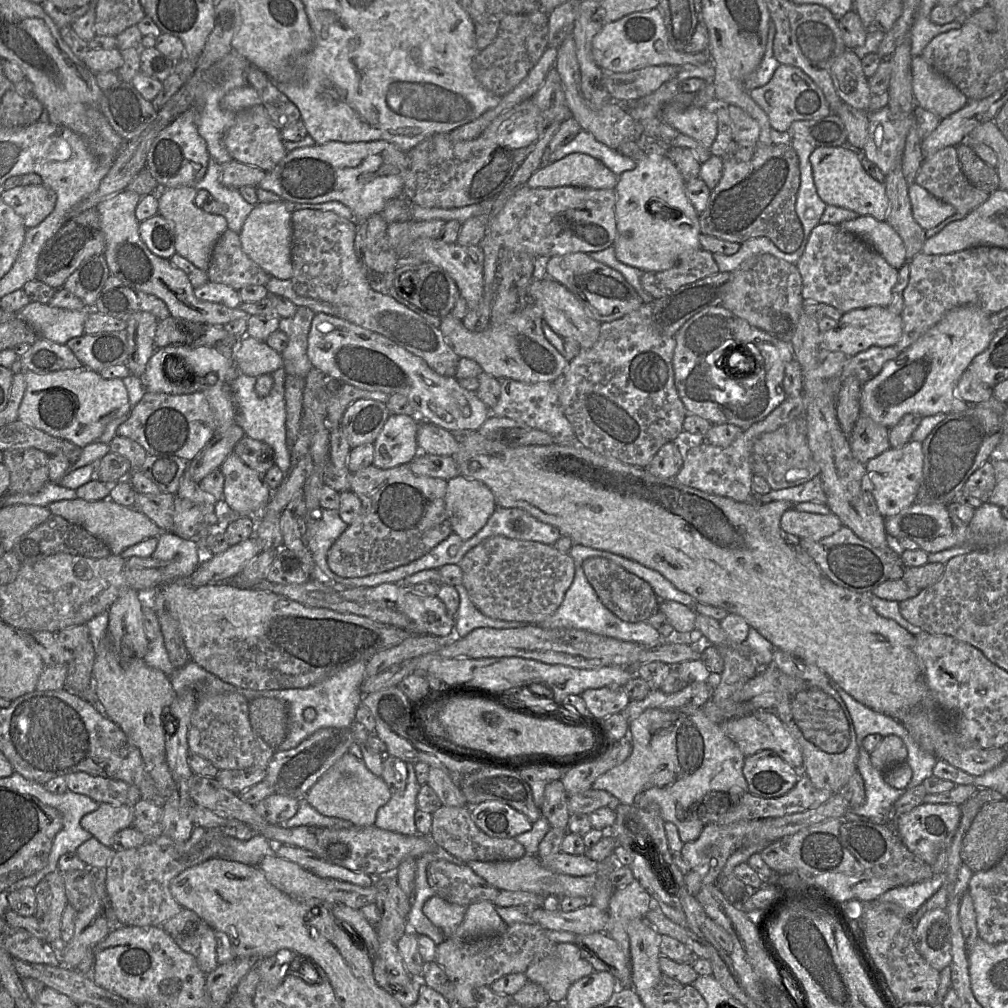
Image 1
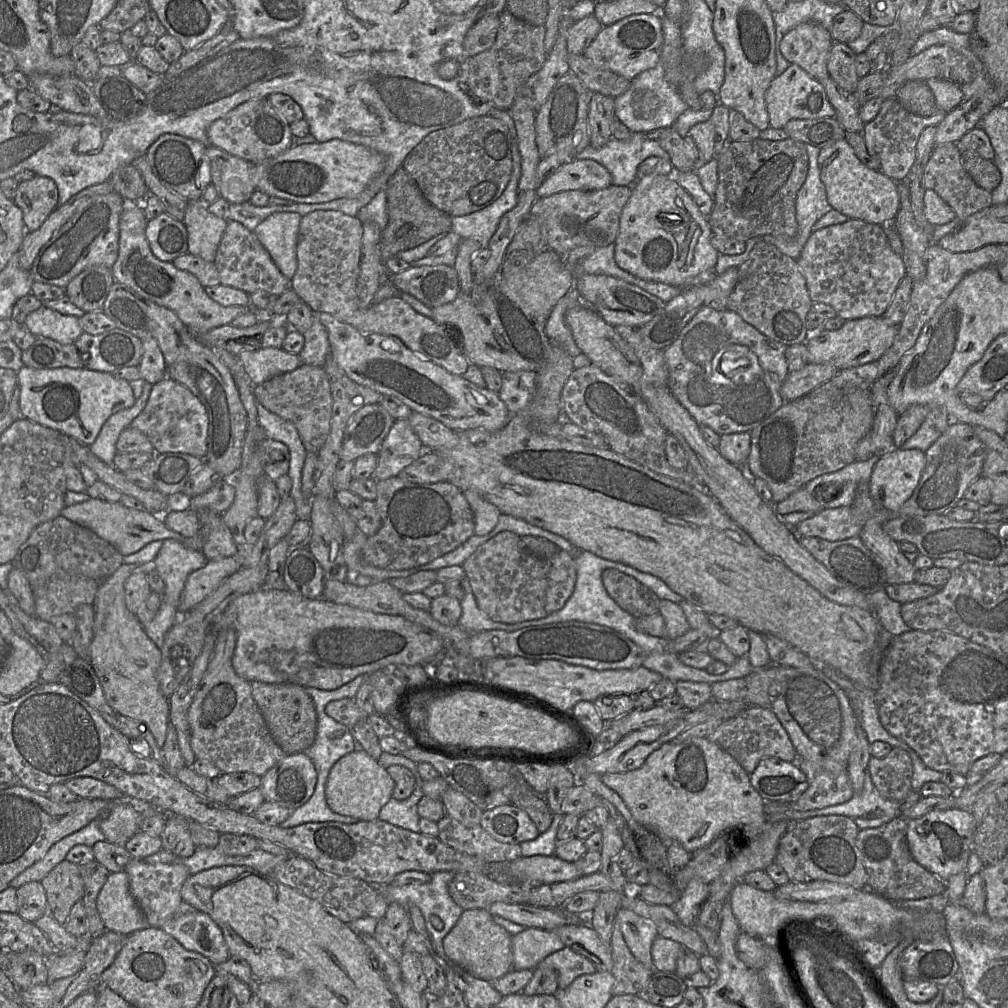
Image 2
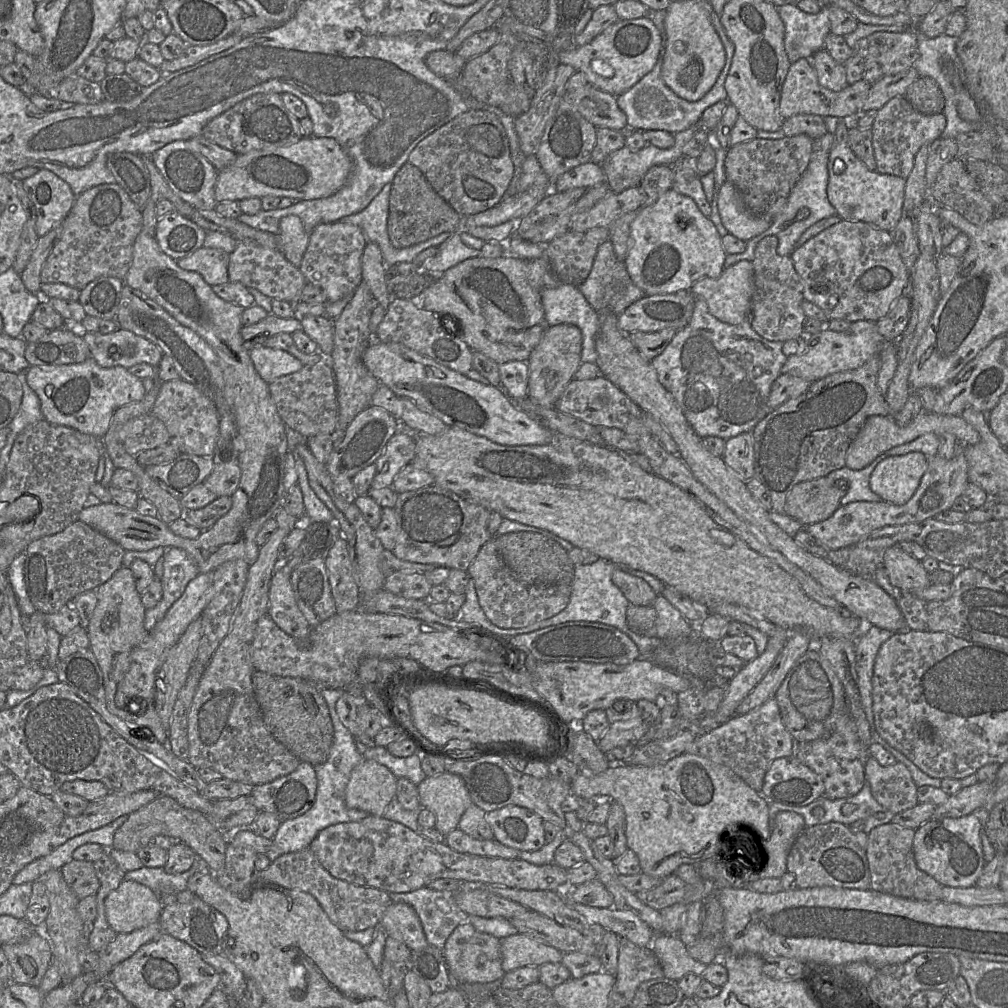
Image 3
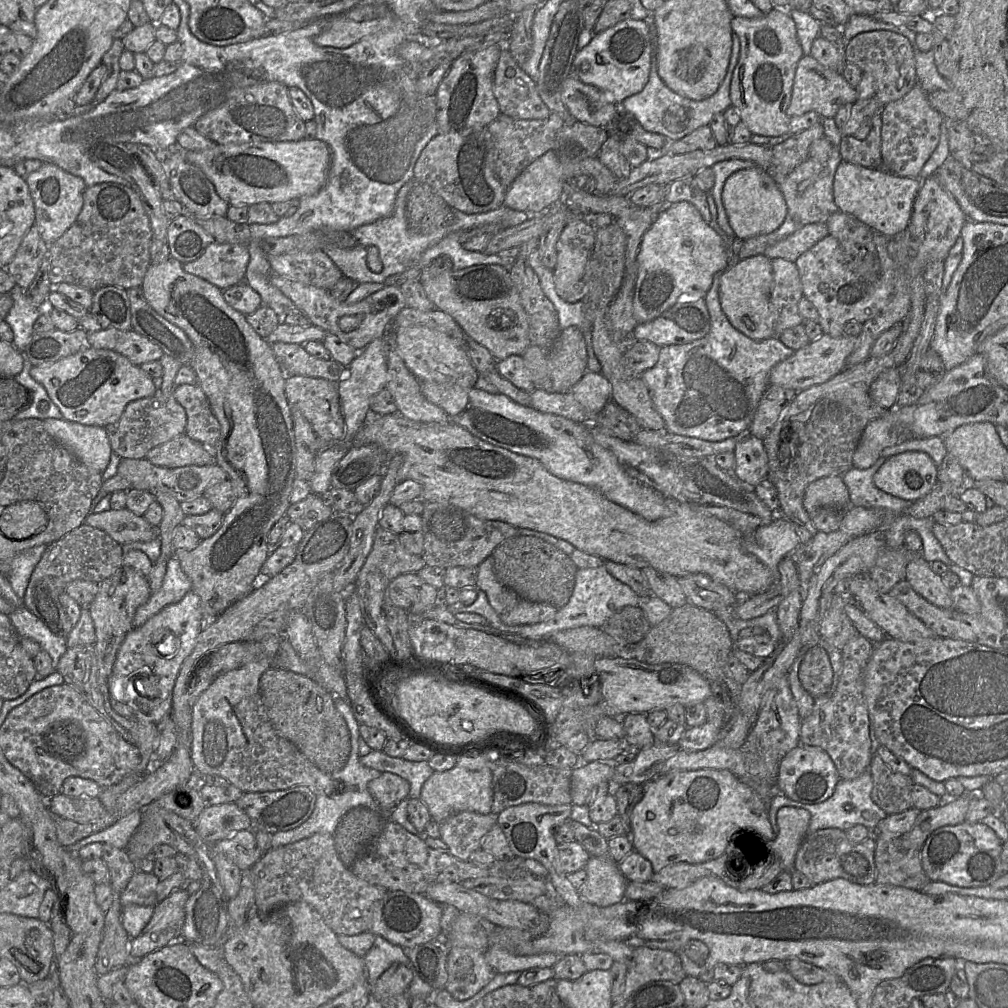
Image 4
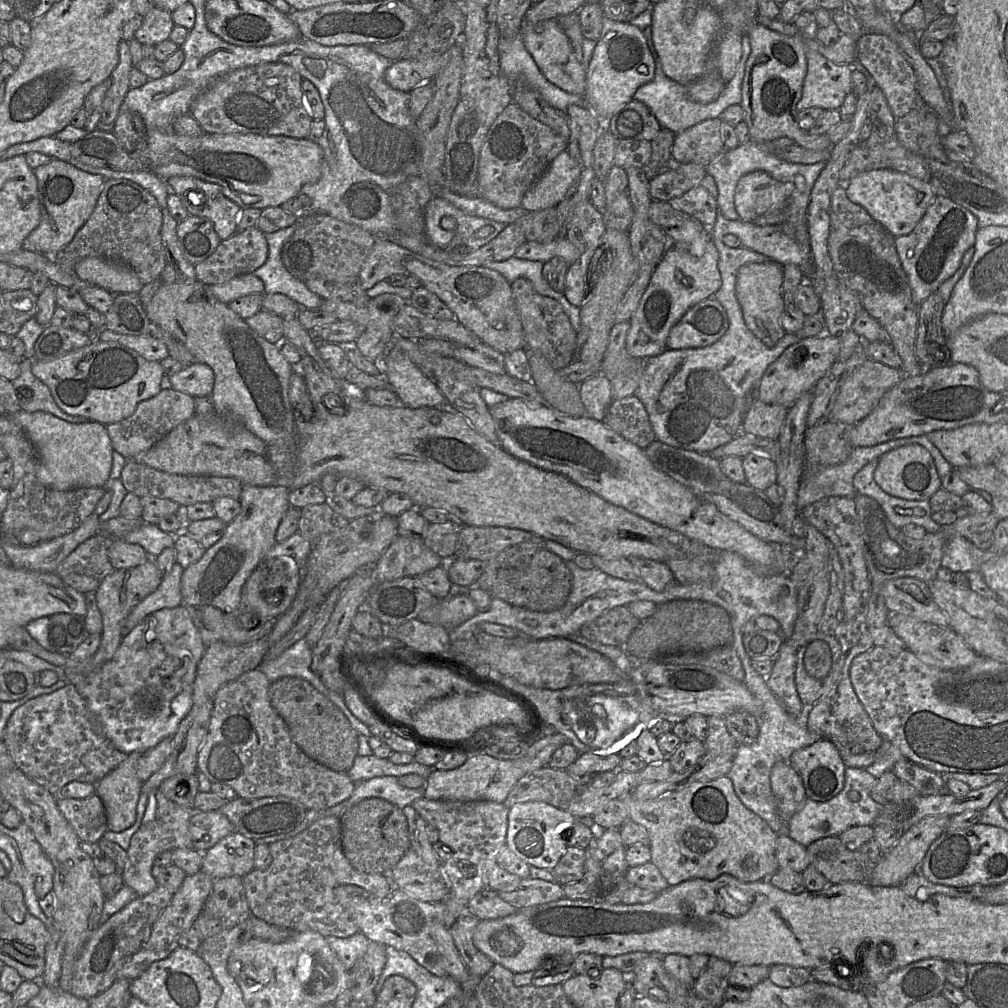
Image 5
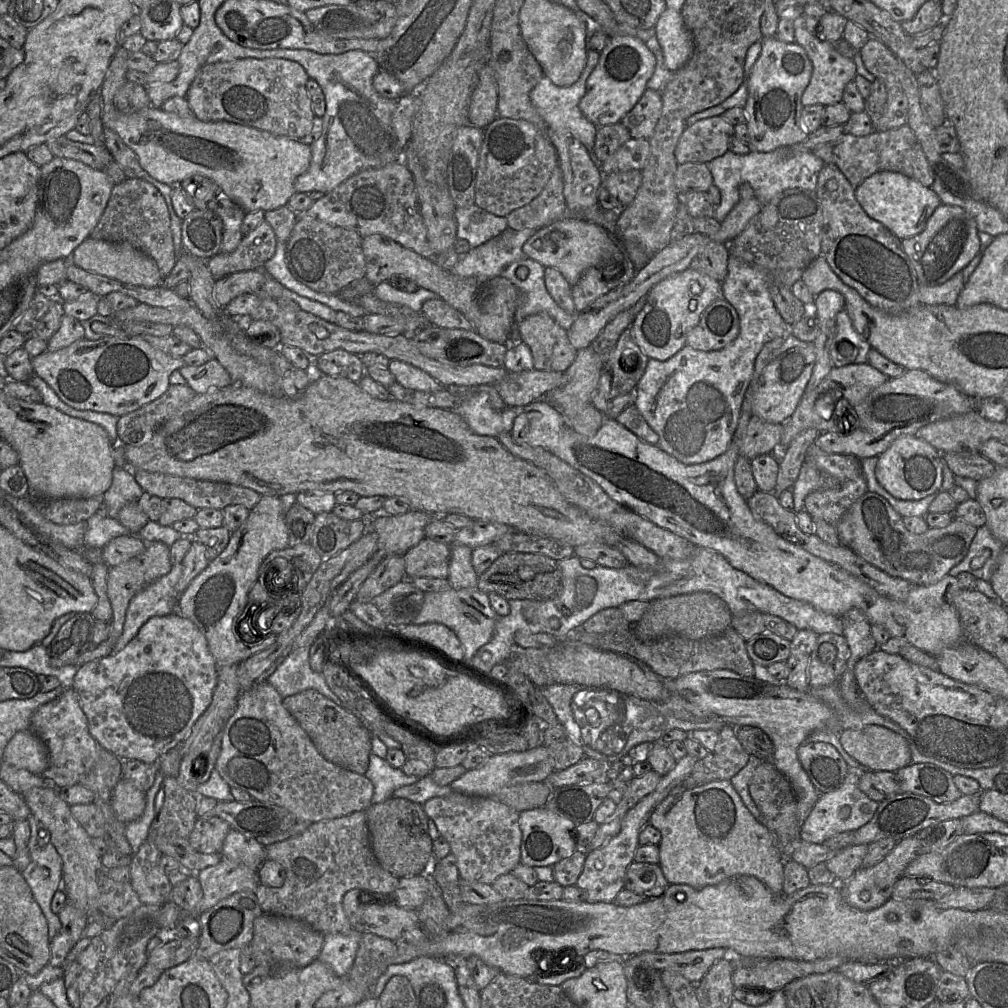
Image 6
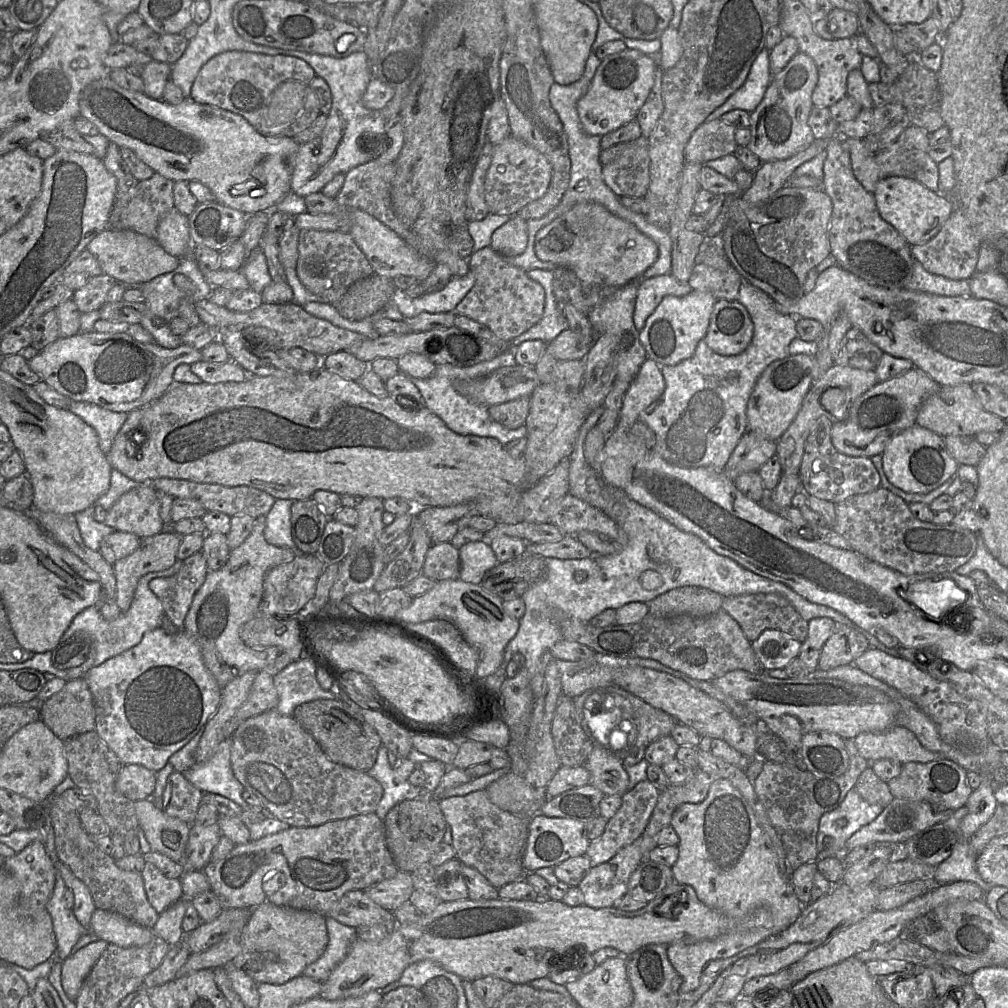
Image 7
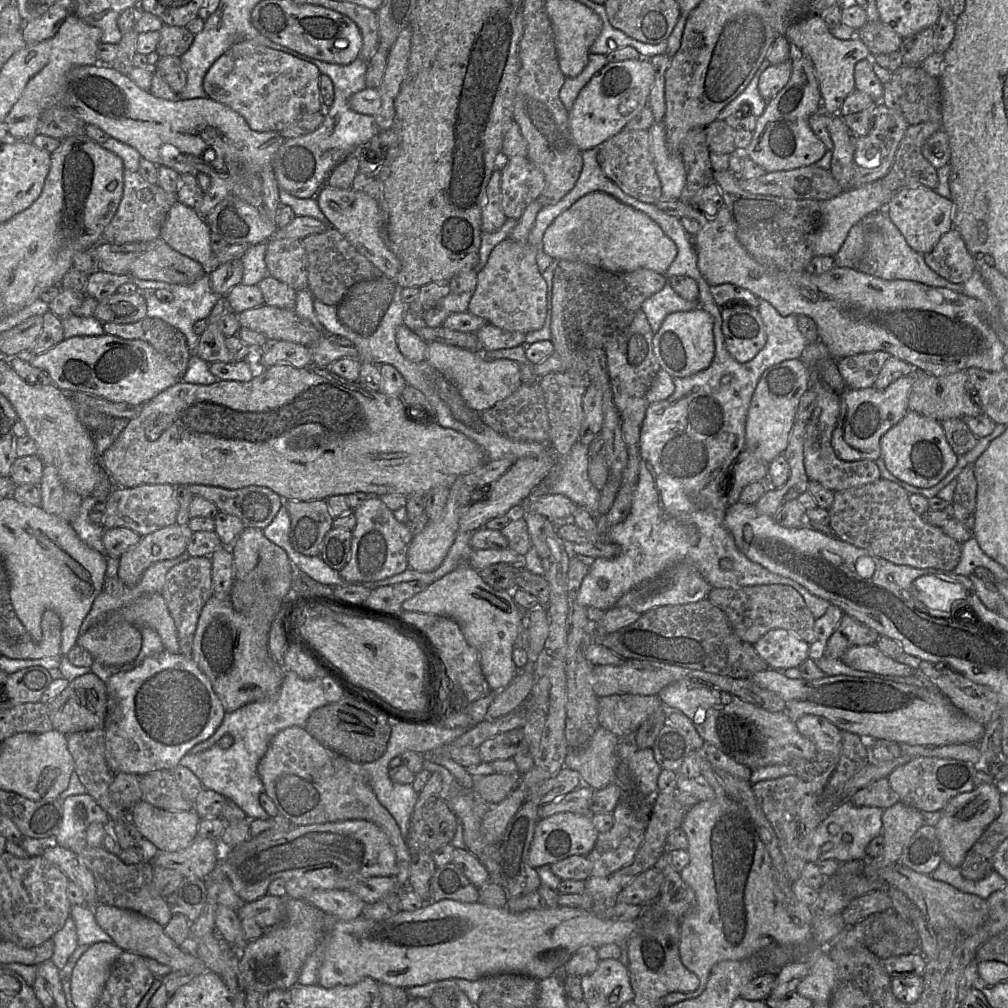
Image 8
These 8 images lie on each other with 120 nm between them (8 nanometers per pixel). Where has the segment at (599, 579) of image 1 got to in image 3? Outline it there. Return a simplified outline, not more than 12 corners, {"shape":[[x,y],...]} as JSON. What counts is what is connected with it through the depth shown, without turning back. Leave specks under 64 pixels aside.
{"shape":[[615,569],[611,579],[630,604],[653,606],[657,594],[642,578]]}

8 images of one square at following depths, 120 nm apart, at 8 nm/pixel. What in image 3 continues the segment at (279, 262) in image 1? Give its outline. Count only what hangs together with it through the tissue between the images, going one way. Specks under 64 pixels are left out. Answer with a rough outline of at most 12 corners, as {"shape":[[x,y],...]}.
{"shape":[[283,217],[277,236],[285,258],[300,267],[309,242],[302,220]]}

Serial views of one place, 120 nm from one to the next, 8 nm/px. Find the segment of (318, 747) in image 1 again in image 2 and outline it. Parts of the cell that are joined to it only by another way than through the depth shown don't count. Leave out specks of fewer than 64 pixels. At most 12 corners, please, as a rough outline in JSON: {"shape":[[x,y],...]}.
{"shape":[[286,754],[262,777],[265,801],[295,810],[313,795],[316,768]]}

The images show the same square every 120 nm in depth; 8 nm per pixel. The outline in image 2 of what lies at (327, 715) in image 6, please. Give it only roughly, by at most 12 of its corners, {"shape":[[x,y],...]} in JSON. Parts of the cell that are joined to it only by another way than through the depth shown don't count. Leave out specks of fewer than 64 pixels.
{"shape":[[250,684],[285,754],[308,749],[317,712],[305,687]]}

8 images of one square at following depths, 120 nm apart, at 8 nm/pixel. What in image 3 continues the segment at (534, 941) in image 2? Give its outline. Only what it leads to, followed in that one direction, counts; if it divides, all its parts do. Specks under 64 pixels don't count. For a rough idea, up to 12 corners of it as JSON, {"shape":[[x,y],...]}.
{"shape":[[520,933],[500,939],[505,973],[561,963],[558,949]]}

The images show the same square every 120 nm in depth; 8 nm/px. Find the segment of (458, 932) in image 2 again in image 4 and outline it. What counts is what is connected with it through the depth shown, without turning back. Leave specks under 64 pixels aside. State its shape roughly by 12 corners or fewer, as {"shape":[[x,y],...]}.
{"shape":[[449,947],[445,989],[459,1001],[496,976],[485,952]]}

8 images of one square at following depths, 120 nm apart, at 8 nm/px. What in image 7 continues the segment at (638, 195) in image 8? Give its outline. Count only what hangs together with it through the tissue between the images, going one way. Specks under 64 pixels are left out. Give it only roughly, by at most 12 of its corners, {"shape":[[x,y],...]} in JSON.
{"shape":[[646,137],[624,143],[603,166],[619,197],[644,197],[650,183]]}

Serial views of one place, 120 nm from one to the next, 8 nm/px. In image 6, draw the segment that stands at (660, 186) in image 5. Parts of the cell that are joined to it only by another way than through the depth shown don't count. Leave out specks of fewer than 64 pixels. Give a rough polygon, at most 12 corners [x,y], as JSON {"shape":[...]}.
{"shape":[[706,164],[677,166],[679,195],[707,192],[714,184]]}

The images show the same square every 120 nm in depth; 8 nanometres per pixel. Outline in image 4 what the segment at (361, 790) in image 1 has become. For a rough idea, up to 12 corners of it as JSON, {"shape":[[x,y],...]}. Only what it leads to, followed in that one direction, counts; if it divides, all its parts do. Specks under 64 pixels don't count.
{"shape":[[381,772],[368,784],[386,811],[409,798],[410,784],[397,774]]}

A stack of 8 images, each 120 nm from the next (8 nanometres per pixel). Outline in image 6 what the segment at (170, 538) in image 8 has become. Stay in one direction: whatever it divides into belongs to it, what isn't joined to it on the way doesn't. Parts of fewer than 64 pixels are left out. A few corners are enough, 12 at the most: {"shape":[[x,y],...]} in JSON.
{"shape":[[146,543],[138,556],[109,568],[108,638],[76,666],[113,653],[132,598],[170,572],[170,547]]}

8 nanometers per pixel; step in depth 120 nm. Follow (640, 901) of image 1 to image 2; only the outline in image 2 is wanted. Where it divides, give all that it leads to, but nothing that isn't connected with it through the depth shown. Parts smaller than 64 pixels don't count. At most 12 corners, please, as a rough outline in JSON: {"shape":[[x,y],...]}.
{"shape":[[614,921],[612,995],[637,995],[653,971],[624,941]]}

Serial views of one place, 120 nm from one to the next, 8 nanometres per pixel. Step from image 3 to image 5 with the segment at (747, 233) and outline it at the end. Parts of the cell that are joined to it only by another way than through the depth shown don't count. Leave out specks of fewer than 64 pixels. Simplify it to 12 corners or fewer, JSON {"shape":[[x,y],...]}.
{"shape":[[764,171],[743,175],[739,219],[753,222],[786,205],[793,190]]}

